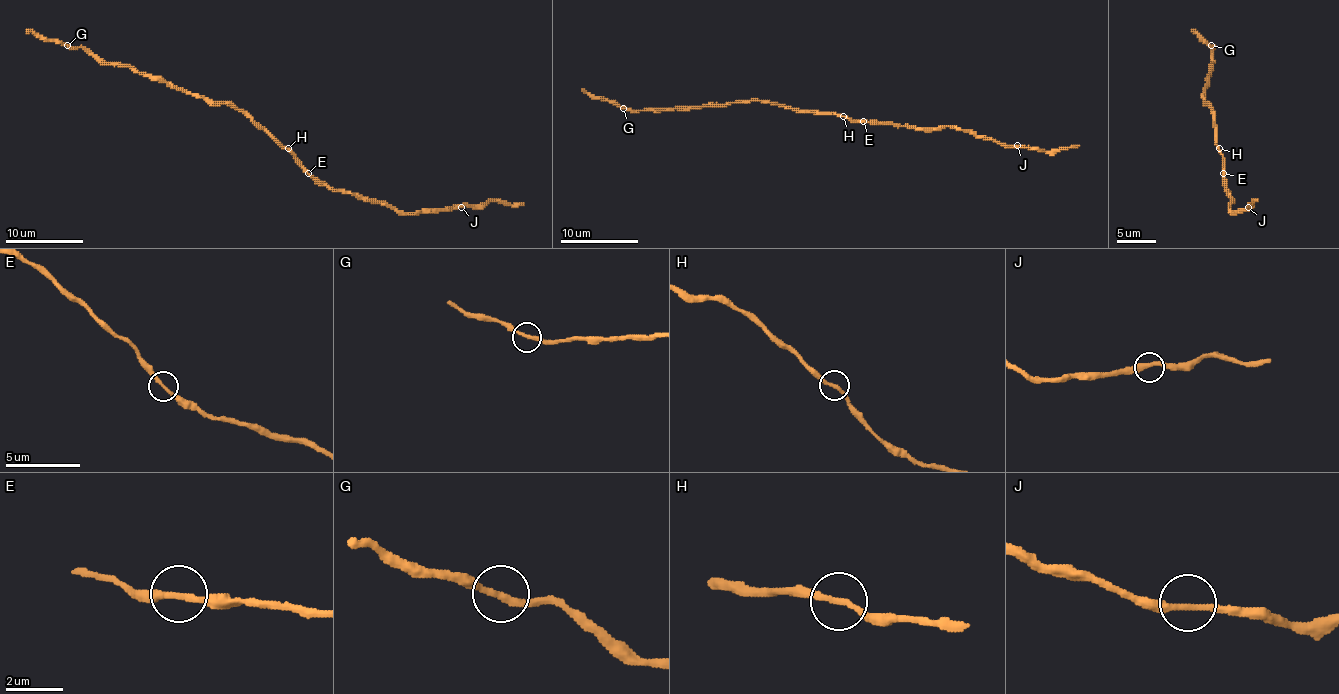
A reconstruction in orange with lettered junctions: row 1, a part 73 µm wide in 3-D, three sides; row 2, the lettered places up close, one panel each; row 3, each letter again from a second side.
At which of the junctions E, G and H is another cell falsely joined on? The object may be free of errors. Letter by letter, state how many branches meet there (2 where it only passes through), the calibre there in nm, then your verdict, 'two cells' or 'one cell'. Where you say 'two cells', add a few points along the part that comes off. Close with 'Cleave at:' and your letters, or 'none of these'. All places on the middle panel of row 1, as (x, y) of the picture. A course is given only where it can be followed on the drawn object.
E: branches 2; calibre 220 nm; one cell
G: branches 2; calibre 240 nm; one cell
H: branches 2; calibre 200 nm; one cell
Cleave at: none of these

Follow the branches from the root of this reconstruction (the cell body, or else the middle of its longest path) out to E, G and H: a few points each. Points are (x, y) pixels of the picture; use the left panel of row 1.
E: (272, 139), (278, 141), (307, 174)
G: (272, 139), (225, 103), (196, 98), (128, 66), (101, 65), (81, 47), (67, 45)
H: (272, 139), (288, 148)

